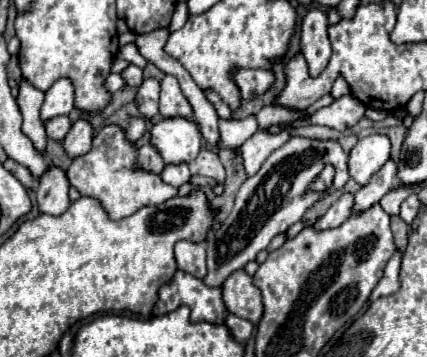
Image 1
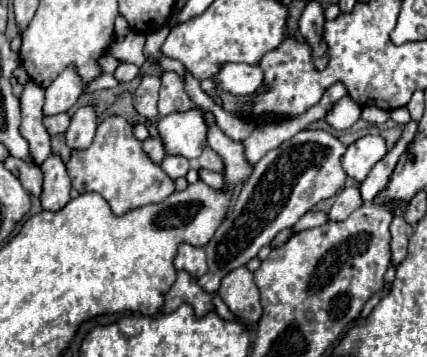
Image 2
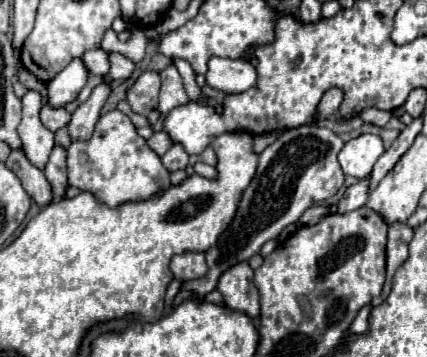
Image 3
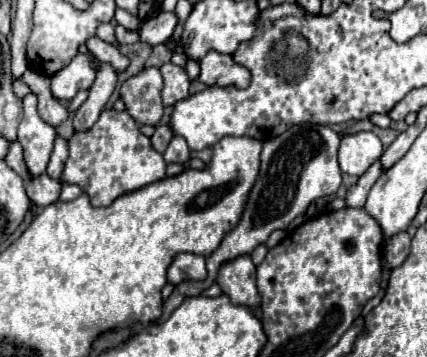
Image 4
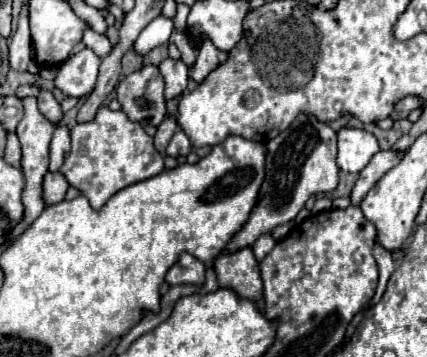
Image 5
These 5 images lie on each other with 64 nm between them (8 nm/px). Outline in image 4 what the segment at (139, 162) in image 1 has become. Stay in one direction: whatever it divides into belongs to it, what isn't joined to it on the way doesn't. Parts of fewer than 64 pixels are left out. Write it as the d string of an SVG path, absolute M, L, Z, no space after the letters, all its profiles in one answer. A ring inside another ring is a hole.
M158 126L156 128L156 132L154 132L154 136L150 138L150 142L152 142L152 148L154 150L158 150L160 154L168 148L168 144L170 144L170 140L172 140L172 130L170 130L170 126Z

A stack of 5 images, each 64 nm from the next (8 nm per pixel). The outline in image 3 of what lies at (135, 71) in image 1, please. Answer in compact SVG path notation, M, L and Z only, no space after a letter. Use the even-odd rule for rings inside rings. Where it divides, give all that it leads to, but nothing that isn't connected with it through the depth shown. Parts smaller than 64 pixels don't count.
M110 54L110 64L112 64L112 68L110 68L110 78L112 80L122 80L124 82L134 72L134 62L124 58L122 54Z

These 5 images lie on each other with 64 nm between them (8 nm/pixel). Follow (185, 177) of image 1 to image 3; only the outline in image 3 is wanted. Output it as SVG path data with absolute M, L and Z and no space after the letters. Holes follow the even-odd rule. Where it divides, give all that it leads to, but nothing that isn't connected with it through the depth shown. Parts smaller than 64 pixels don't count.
M174 144L174 146L162 156L162 164L166 166L168 172L184 170L184 168L188 166L188 154L184 152L184 148L180 148L180 144Z

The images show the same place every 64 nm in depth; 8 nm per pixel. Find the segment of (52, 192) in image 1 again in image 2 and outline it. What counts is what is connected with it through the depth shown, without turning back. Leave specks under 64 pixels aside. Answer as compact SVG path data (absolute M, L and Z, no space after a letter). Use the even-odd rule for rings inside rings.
M50 156L42 166L44 184L42 184L42 210L58 212L70 202L70 178L66 174L66 164L60 160L60 156Z

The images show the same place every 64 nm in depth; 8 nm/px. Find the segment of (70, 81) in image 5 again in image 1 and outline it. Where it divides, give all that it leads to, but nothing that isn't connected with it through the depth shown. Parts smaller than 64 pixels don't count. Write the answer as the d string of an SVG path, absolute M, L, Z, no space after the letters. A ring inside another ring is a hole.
M60 78L46 92L46 98L44 98L44 104L42 104L42 110L40 110L40 118L42 118L42 122L48 122L48 120L52 120L56 116L70 114L72 108L74 108L72 82L68 78Z

